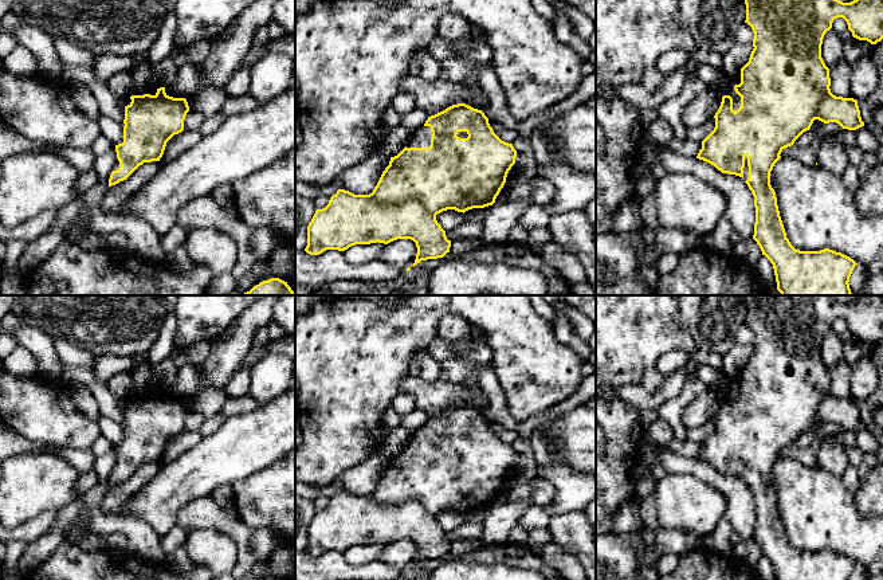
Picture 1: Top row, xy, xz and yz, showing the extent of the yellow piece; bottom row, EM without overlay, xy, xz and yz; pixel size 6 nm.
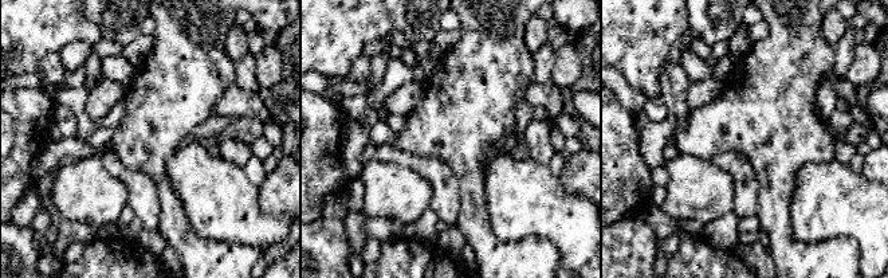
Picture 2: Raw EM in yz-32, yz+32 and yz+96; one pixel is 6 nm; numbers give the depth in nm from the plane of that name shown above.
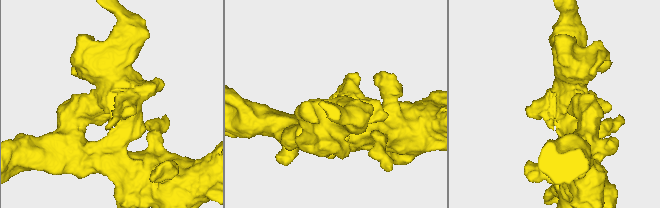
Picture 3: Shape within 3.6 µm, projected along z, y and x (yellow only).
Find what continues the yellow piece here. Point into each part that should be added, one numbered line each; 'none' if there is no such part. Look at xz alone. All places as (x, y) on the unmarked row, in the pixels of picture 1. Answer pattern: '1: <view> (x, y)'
1: xz (422, 437)

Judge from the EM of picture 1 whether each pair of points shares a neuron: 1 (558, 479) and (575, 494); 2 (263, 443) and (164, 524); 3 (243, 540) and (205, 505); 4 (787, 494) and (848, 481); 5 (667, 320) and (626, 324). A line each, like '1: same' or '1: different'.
1: same
2: same
3: same
4: different
5: same

